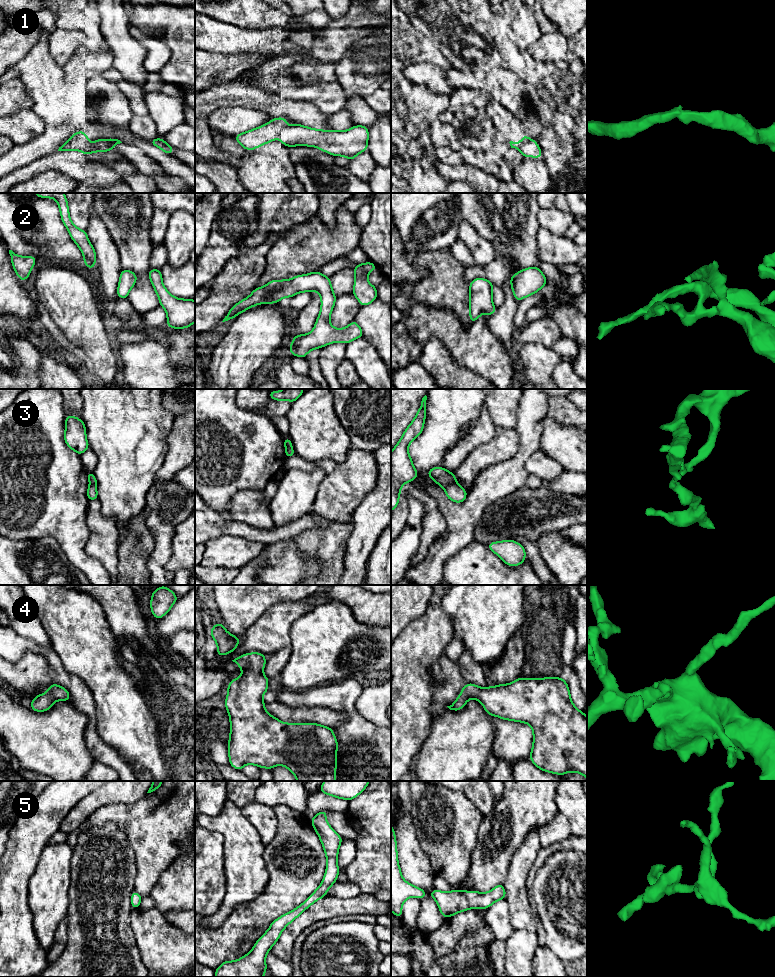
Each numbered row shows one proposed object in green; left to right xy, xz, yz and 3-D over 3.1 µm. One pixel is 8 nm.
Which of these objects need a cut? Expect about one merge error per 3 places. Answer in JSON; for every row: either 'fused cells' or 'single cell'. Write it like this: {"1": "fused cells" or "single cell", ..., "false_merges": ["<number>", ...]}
{"1": "single cell", "2": "single cell", "3": "fused cells", "4": "single cell", "5": "single cell", "false_merges": ["3"]}

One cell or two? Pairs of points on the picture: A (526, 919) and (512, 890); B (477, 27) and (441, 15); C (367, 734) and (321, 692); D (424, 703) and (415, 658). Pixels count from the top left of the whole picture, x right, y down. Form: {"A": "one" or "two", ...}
{"A": "one", "B": "one", "C": "one", "D": "one"}

